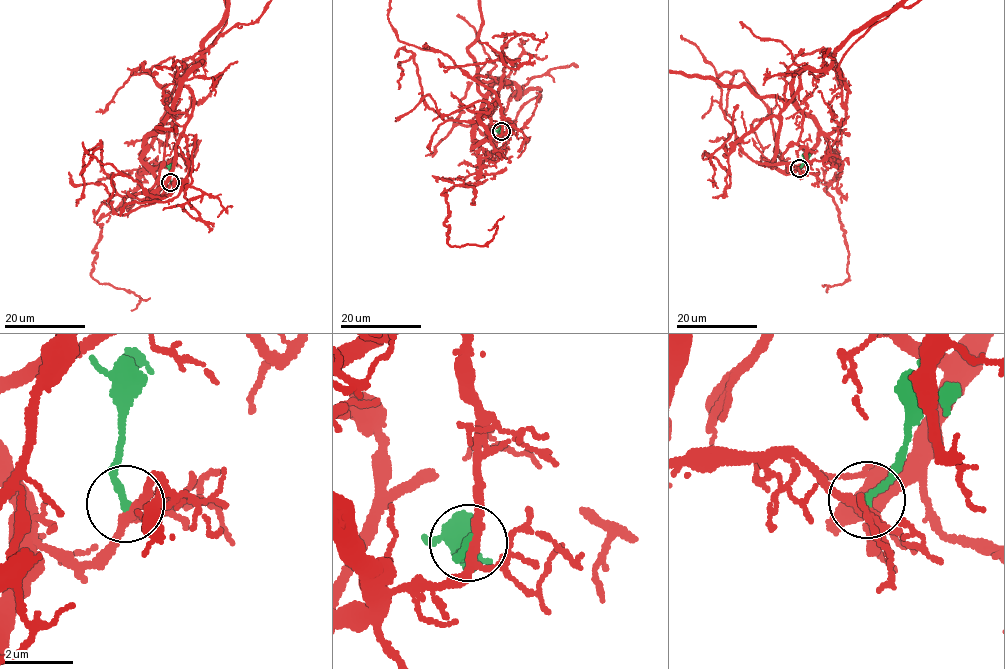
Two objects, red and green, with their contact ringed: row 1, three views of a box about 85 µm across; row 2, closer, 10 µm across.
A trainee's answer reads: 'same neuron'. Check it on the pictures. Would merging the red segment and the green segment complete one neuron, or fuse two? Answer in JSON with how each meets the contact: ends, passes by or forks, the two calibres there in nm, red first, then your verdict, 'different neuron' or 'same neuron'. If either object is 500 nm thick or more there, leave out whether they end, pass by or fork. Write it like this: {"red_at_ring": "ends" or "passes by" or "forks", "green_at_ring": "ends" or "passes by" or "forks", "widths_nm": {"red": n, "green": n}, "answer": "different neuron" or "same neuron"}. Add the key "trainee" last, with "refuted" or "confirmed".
{"red_at_ring": "forks", "green_at_ring": "ends", "widths_nm": {"red": 220, "green": 200}, "answer": "different neuron", "trainee": "refuted"}

